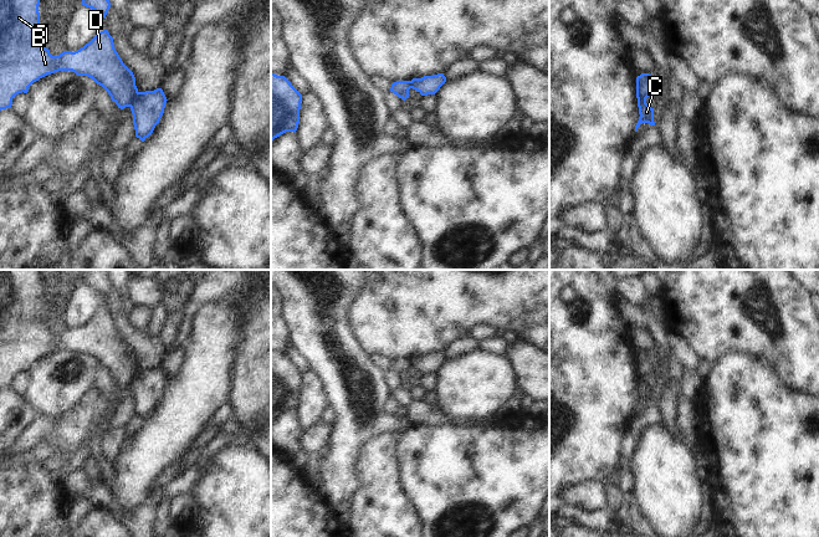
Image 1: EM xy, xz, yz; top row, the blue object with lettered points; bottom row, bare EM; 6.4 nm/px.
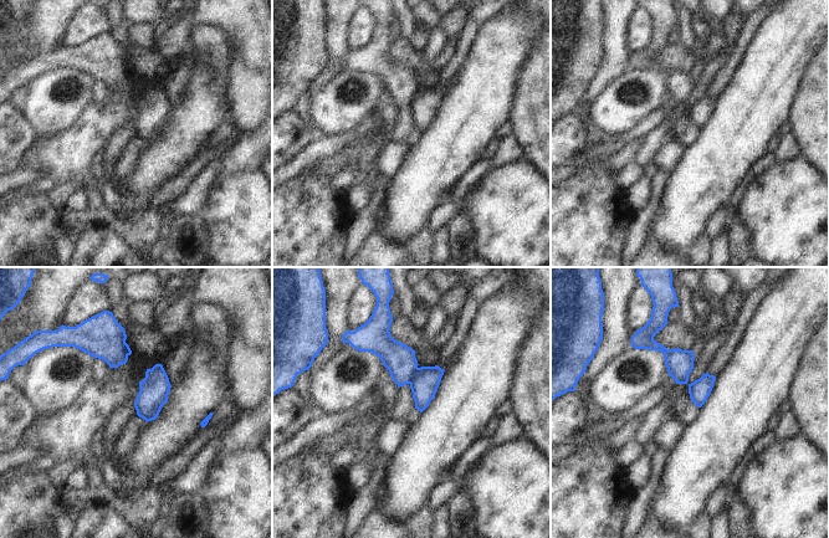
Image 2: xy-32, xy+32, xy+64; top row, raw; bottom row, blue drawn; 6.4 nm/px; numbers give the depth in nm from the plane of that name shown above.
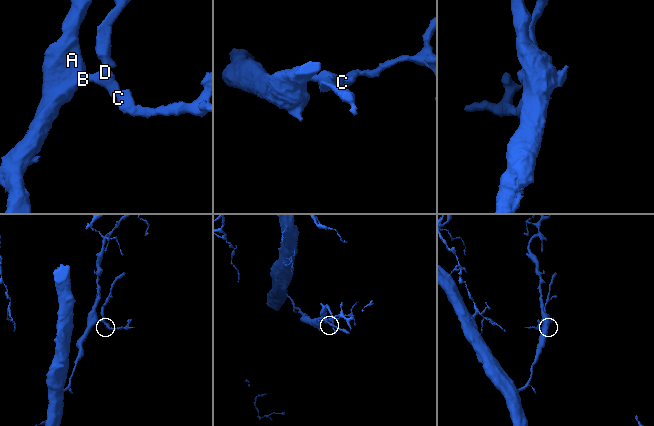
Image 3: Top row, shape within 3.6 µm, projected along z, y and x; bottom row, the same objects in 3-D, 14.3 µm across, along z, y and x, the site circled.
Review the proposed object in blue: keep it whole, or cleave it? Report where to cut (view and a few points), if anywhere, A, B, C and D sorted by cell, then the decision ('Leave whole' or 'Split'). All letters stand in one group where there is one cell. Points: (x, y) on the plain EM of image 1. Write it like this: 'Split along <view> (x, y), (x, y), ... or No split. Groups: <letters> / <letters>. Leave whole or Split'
Split along xy (138, 371), (129, 384). Groups: A B D / C. Split

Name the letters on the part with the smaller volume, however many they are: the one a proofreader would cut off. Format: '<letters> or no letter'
C

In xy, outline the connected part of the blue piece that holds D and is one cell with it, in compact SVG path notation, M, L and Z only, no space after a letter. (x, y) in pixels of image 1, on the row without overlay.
M0 270L0 389L11 387L12 377L27 372L34 360L58 349L87 354L108 370L118 387L130 385L138 372L135 356L116 329L109 311L98 311L75 331L63 329L52 334L40 318L40 277L39 270Z

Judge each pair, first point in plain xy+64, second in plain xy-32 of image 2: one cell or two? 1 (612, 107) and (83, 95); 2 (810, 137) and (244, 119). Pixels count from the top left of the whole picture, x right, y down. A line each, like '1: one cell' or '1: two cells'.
1: one cell
2: one cell

